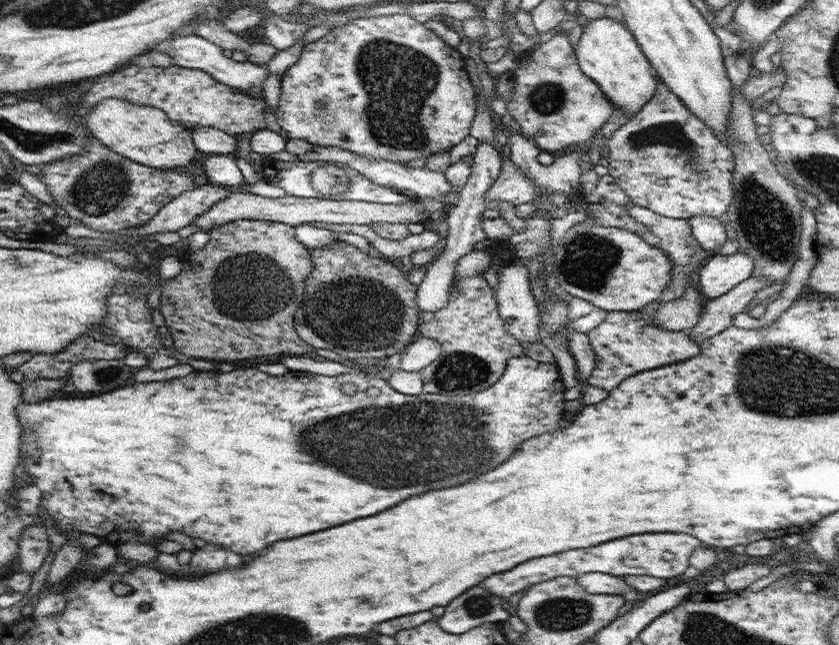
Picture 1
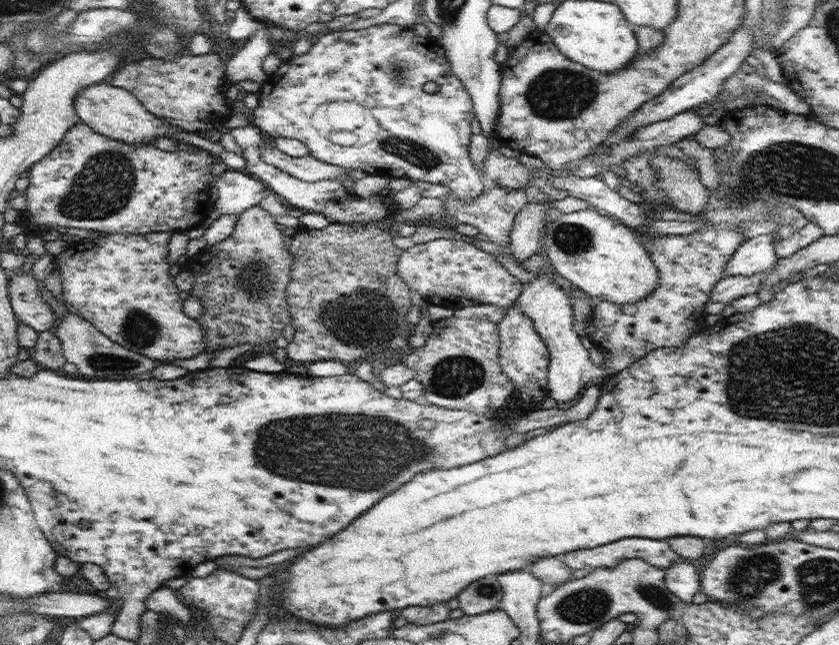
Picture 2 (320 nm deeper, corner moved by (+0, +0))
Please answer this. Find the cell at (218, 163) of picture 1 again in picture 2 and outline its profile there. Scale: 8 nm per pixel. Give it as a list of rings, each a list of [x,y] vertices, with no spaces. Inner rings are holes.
[[[227,169],[214,184],[218,199],[212,210],[220,214],[240,214],[272,194],[271,190],[258,178],[247,171]]]

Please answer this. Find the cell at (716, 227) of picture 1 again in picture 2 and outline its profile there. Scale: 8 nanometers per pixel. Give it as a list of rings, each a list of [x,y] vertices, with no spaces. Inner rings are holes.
[[[666,153],[654,155],[651,165],[657,172],[657,185],[670,205],[680,212],[702,214],[709,190],[700,183],[699,169]]]

